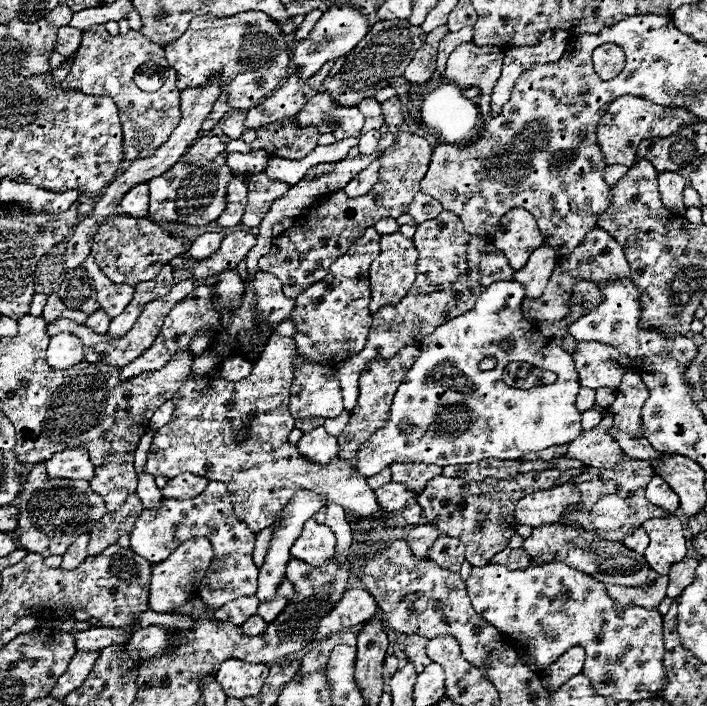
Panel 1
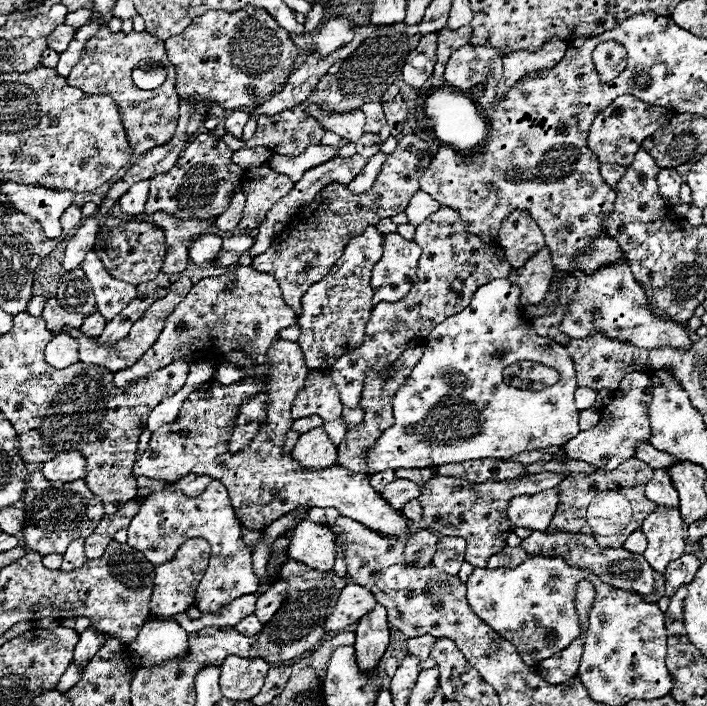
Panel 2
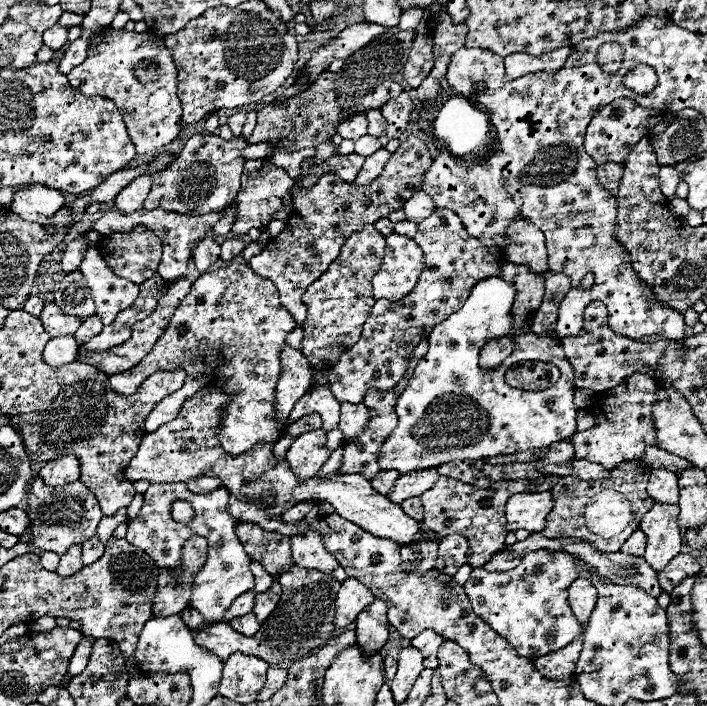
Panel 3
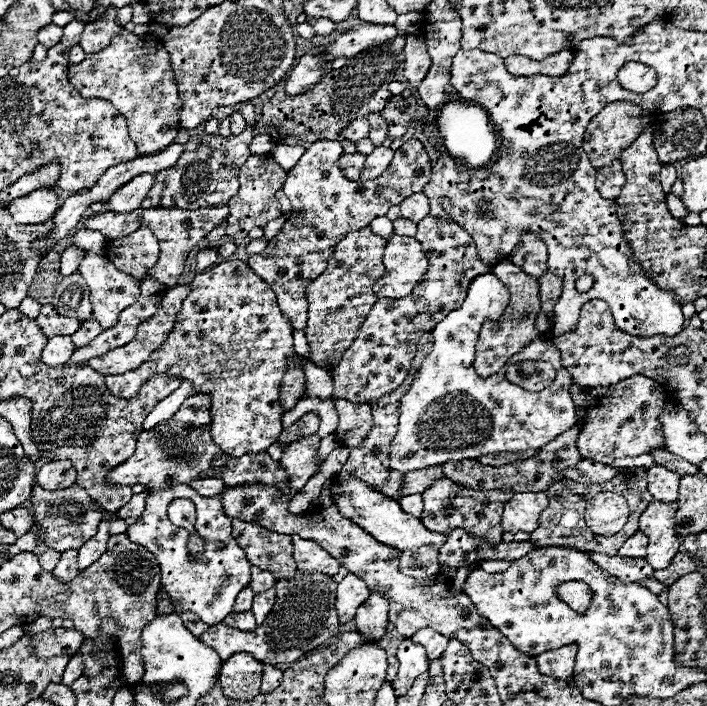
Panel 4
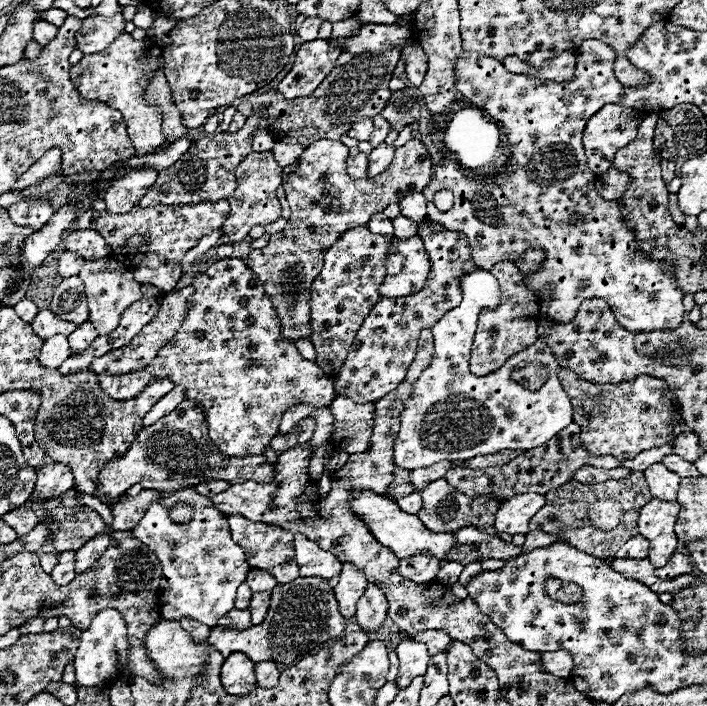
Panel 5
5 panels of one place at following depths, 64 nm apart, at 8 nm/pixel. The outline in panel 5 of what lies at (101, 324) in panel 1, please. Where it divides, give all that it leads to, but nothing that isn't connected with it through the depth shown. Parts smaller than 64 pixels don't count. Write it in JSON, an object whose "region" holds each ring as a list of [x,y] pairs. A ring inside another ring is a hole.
{"region":[[[92,322],[80,324],[80,326],[68,336],[72,352],[82,352],[82,350],[90,348],[90,342],[94,342],[96,336],[98,336],[98,332],[94,330],[94,324],[92,324]]]}

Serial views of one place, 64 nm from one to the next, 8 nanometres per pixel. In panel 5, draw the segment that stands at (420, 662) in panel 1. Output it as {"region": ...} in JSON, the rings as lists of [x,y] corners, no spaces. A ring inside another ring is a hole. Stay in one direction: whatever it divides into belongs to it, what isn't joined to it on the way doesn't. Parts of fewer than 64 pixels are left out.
{"region":[[[424,630],[424,632],[414,634],[412,638],[418,640],[418,642],[422,642],[422,644],[426,644],[430,656],[434,656],[434,654],[446,650],[448,644],[450,644],[450,640],[452,640],[452,638],[446,636],[442,630]]]}

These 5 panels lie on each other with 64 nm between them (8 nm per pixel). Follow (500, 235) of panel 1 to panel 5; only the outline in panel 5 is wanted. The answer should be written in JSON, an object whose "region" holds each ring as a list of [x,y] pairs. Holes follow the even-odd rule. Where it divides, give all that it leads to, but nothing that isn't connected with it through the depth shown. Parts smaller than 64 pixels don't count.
{"region":[[[528,248],[518,260],[516,260],[516,266],[524,272],[524,274],[534,274],[542,268],[542,262],[544,262],[544,254],[542,254],[542,248]]]}

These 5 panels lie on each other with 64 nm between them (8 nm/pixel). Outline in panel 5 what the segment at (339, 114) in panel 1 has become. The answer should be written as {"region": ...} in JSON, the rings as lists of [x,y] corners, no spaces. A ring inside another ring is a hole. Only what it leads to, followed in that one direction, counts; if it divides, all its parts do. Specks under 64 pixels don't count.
{"region":[[[362,118],[362,120],[358,120],[356,124],[352,124],[352,128],[346,132],[346,136],[356,138],[358,142],[362,142],[362,140],[368,140],[368,138],[370,138],[370,132],[372,132],[372,130],[374,130],[372,120],[370,120],[370,118]]]}

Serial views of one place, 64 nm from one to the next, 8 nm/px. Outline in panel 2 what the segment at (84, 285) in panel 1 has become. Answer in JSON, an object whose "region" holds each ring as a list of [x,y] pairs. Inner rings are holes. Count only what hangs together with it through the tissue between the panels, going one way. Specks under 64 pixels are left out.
{"region":[[[80,268],[68,272],[58,286],[56,298],[66,310],[82,312],[84,316],[90,316],[90,312],[96,312],[96,300],[92,296],[92,288],[88,278]]]}

